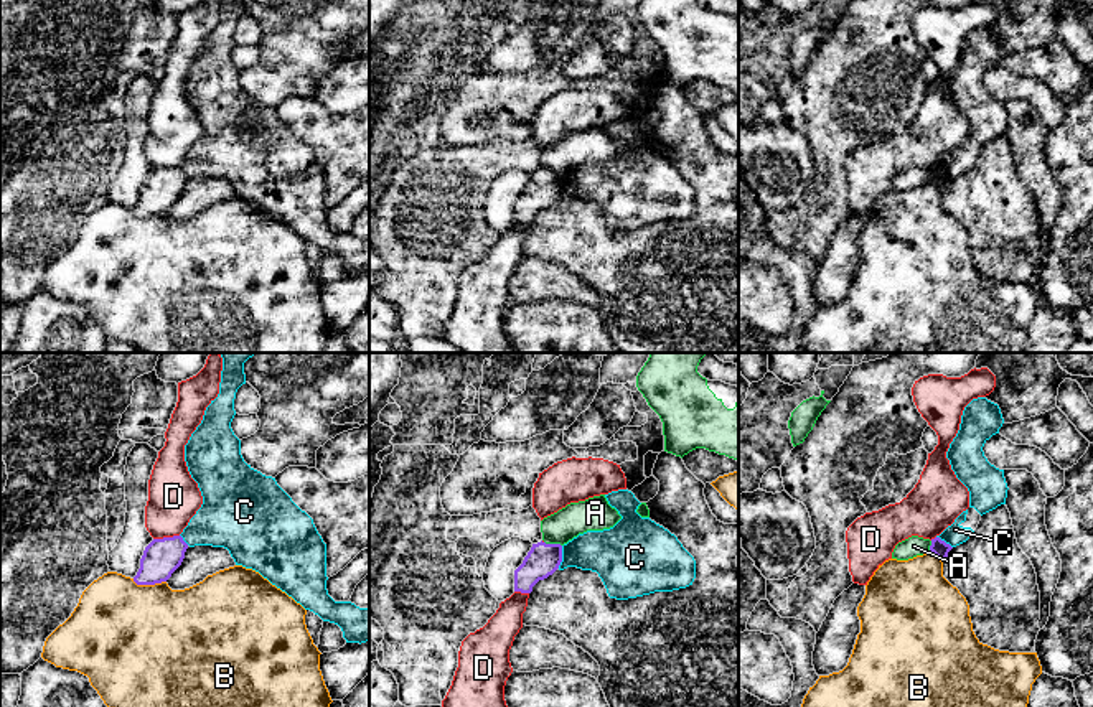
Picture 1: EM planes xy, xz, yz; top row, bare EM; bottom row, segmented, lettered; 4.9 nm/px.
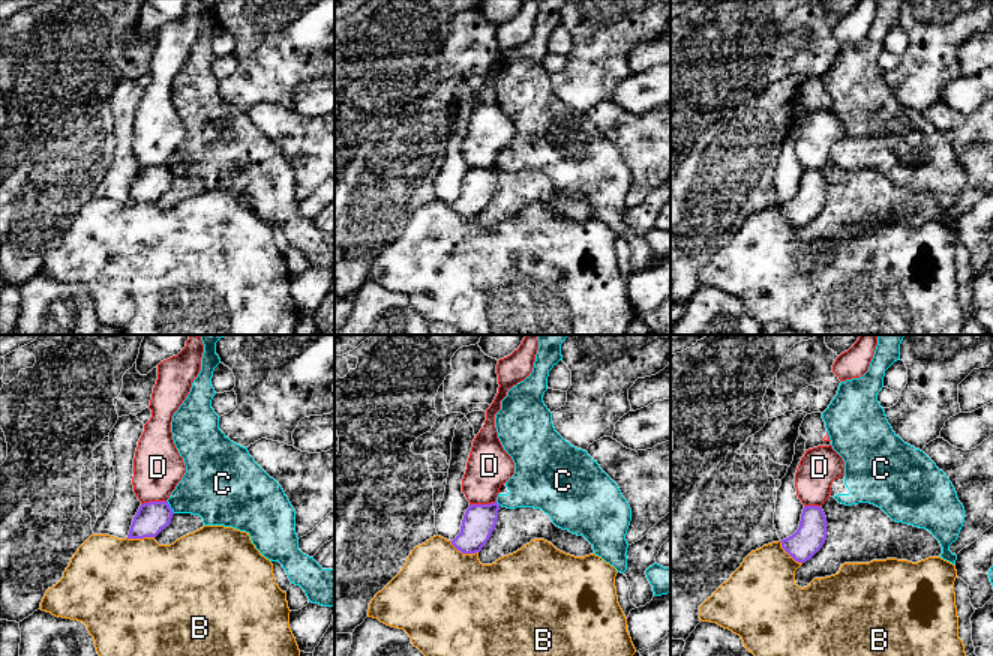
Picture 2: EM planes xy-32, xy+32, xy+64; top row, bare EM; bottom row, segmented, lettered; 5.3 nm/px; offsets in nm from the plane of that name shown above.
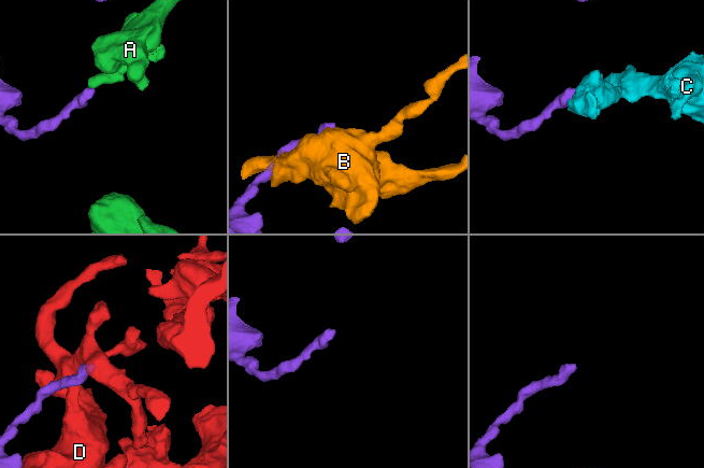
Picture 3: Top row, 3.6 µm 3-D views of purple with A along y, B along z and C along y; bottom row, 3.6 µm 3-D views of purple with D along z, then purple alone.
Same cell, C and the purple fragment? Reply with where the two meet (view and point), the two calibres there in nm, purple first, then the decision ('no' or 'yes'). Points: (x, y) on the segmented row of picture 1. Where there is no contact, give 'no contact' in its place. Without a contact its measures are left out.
meets purple in xz at (561, 557); 160 nm thick on the purple side, 240 nm on the other; no

